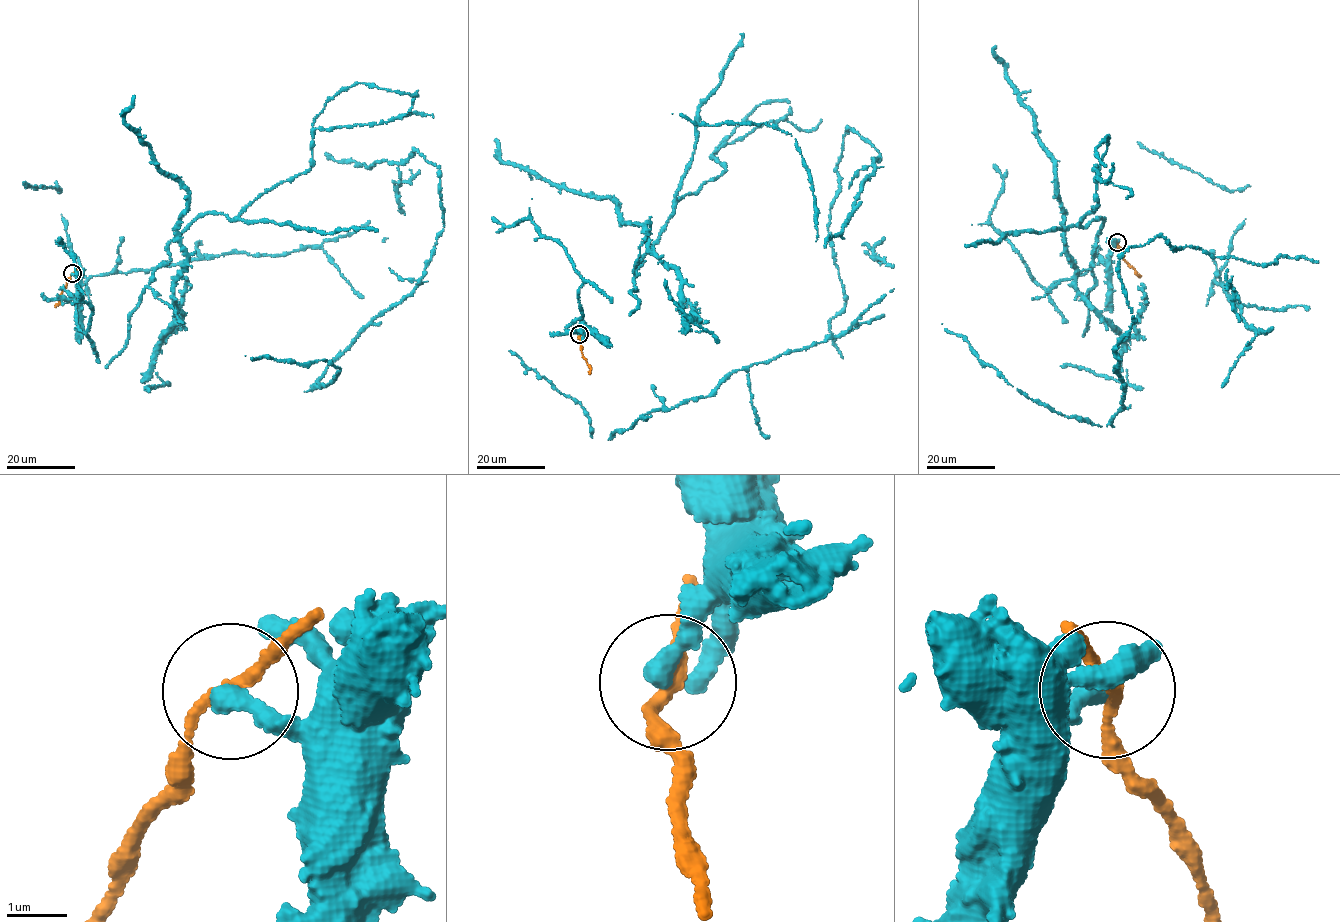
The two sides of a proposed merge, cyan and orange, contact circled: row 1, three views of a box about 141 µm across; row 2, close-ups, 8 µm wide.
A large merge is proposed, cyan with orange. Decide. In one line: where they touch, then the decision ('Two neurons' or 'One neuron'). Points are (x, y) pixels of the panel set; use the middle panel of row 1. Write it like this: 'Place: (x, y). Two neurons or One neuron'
Place: (579, 334). Two neurons

